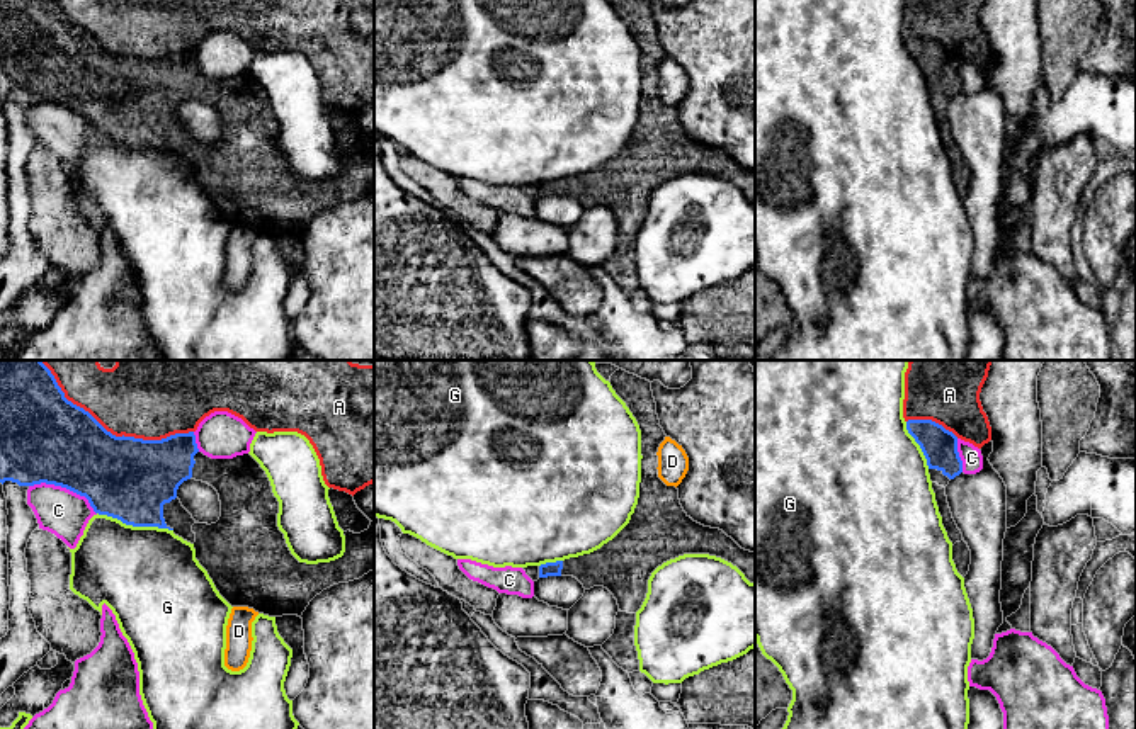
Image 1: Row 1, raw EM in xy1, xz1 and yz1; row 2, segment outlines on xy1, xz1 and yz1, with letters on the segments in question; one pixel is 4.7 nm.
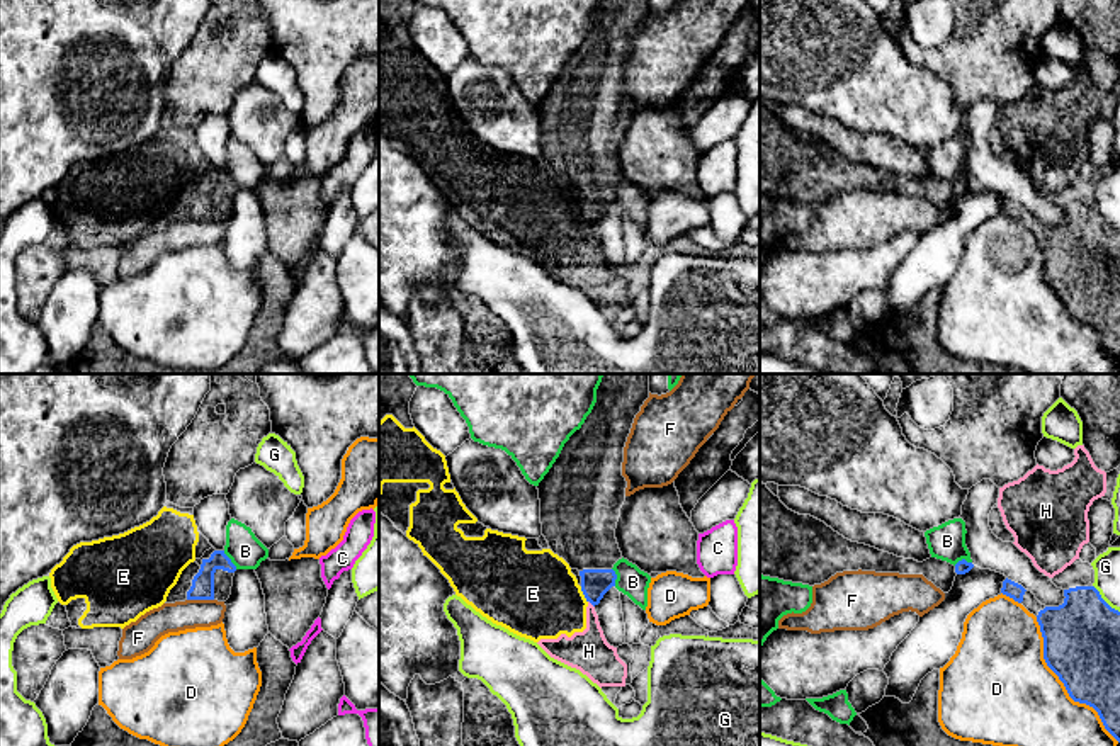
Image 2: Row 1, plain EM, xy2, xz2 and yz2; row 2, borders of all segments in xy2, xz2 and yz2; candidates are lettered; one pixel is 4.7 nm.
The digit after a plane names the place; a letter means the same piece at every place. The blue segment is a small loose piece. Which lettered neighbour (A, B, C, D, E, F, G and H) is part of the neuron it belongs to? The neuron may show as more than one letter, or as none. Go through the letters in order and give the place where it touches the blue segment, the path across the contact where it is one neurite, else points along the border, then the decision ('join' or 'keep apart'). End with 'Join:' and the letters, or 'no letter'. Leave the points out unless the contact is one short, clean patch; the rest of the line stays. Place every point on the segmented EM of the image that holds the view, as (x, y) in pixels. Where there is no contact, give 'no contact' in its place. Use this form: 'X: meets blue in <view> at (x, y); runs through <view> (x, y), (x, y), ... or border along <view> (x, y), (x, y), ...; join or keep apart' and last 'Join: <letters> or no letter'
A: meets blue in xy1 at (109, 432); keep apart
B: meets blue in xy2 at (230, 559); border along xy2 (223, 551), (237, 568); keep apart
C: meets blue in xy1 at (65, 486); keep apart
D: meets blue in yz2 at (1064, 685); keep apart
E: meets blue in xz2 at (583, 593); border along xz2 (580, 587), (587, 602); keep apart
F: meets blue in xy2 at (201, 599); keep apart
G: meets blue in xy1 at (135, 525); keep apart
H: meets blue in xz2 at (590, 602); keep apart
Join: no letter

